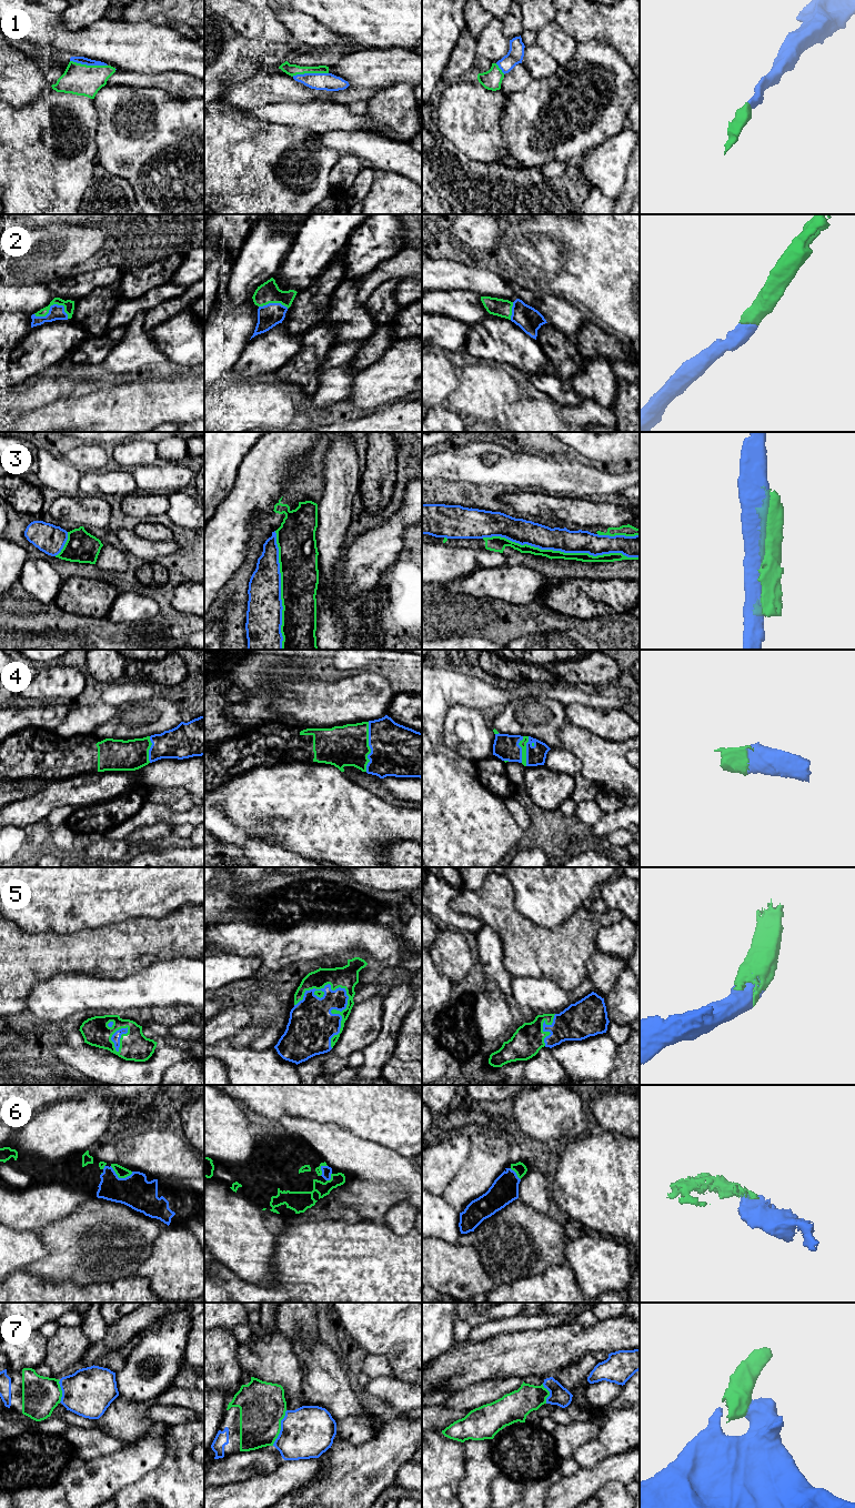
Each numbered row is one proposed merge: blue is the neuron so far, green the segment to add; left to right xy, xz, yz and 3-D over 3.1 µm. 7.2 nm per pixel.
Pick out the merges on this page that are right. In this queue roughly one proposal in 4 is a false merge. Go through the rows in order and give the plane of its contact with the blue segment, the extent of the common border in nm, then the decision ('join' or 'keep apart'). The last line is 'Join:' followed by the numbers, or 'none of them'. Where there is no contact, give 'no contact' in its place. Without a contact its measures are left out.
1: contact in xy; length 280 nm; join
2: contact in xy; length 260 nm; join
3: contact in yz; length 1150 nm; keep apart
4: contact in xz; length 360 nm; join
5: contact in xz; length 480 nm; join
6: contact in xy; length 180 nm; join
7: contact in xz; length 280 nm; join
Join: 1, 2, 4, 5, 6, 7

